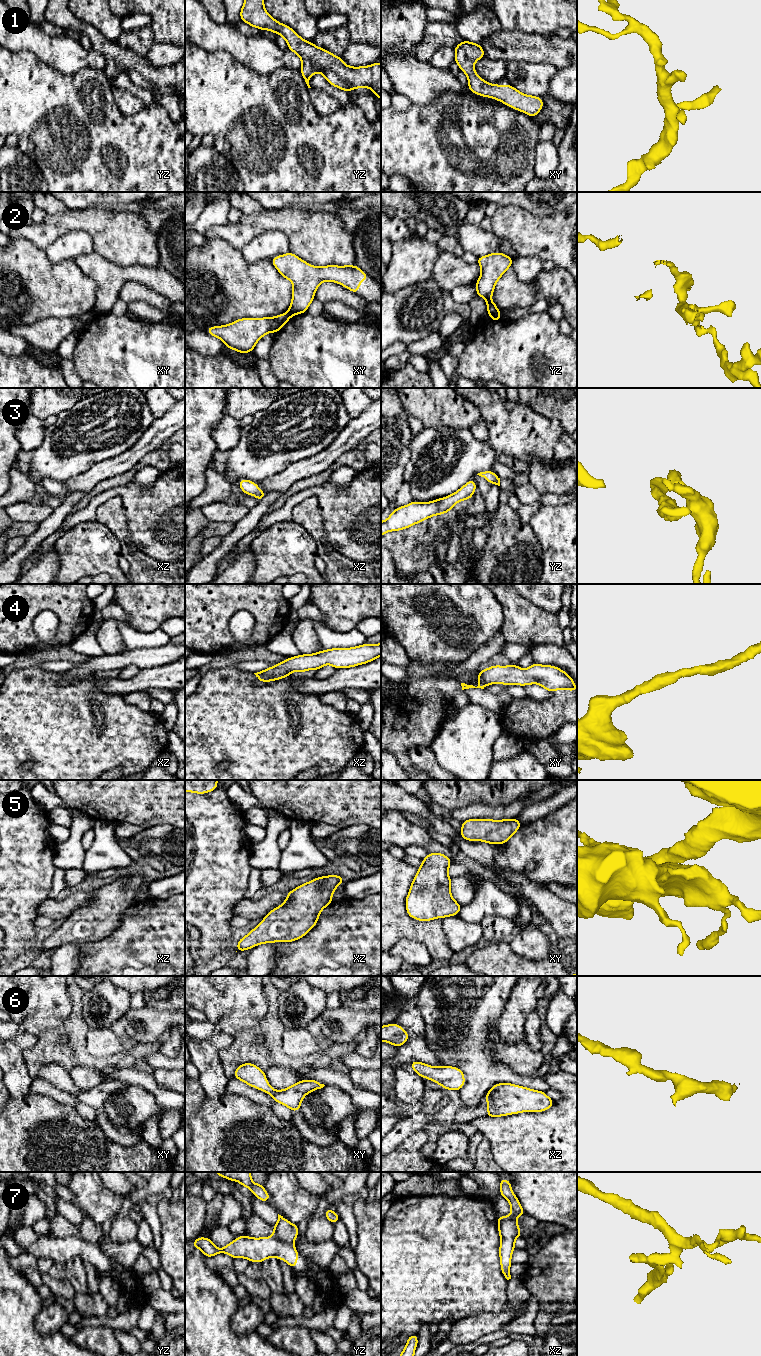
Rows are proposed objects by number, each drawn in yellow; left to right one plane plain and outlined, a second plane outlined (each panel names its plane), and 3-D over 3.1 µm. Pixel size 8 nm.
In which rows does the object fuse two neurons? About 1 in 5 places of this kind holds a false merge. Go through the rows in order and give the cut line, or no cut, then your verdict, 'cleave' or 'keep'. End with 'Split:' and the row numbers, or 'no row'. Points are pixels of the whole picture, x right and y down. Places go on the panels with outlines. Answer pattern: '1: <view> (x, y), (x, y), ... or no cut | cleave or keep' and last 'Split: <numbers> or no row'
1: no cut | keep
2: yz (499, 312), (489, 316) | cleave
3: no cut | keep
4: no cut | keep
5: no cut | keep
6: no cut | keep
7: yz (277, 1238), (292, 1244) | cleave
Split: 2, 7

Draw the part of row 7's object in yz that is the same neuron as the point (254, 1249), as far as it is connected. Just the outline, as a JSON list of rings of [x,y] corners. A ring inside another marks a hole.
[[[238,1236],[221,1249],[217,1248],[209,1237],[200,1237],[193,1241],[193,1246],[194,1249],[199,1248],[205,1257],[226,1253],[233,1259],[246,1258],[250,1262],[260,1263],[267,1258],[275,1257],[283,1259],[292,1269],[296,1268],[296,1261],[300,1256],[293,1244],[279,1241],[274,1237],[252,1238],[249,1236]]]

